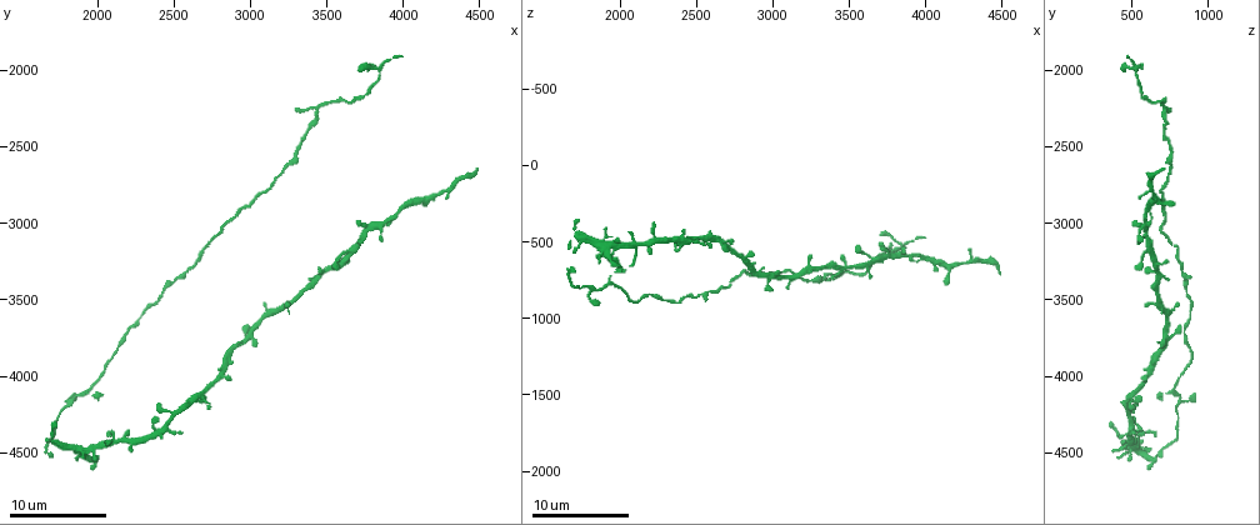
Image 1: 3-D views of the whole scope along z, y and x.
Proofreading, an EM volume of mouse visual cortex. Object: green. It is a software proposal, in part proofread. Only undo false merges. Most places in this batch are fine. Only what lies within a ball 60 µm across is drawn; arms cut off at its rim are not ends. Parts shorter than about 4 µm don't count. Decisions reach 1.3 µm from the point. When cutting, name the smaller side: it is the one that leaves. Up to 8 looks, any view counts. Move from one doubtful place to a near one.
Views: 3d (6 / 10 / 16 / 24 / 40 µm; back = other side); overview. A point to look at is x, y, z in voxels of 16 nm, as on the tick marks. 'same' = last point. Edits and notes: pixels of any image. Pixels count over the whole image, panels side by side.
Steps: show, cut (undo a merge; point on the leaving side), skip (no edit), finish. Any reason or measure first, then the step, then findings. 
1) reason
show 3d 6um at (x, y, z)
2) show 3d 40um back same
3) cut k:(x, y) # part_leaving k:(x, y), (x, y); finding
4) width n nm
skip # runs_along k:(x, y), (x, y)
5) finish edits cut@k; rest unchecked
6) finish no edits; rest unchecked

two arms at a narrow angle
show 3d 6um at (2580, 3320, 820)

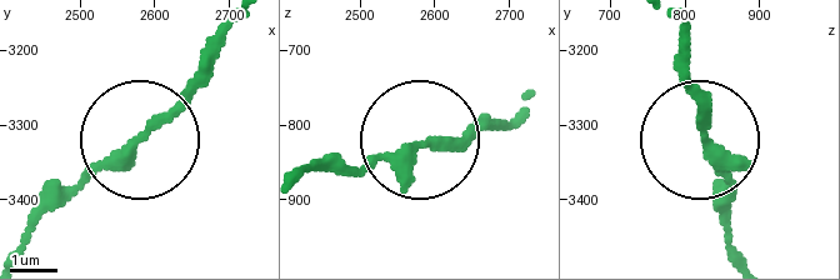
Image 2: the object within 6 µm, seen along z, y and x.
show 3d 6um back at (2585, 3305, 825)

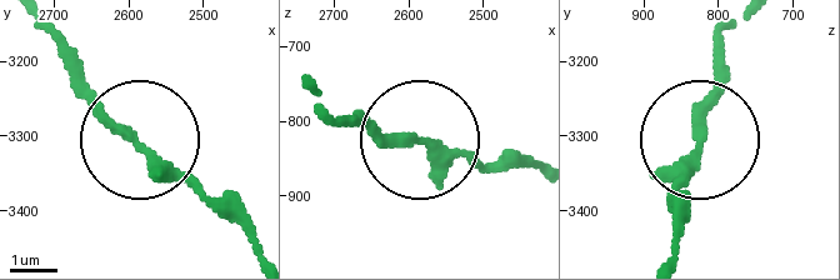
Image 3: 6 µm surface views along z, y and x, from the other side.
skip # runs_along 3:(674, 249), (678, 174), (701, 130), (714, 63); one neuron here

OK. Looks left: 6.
a narrow waist
show 3d 16um at (2280, 3580, 880)

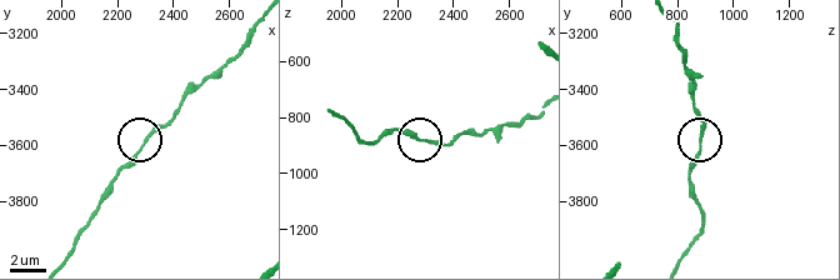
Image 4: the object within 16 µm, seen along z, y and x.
skip # runs_along 4:(66, 256), (113, 175), (174, 114); all the same neuron

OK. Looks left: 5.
two arms in line, one across
show 3d 16um at (1840, 4120, 800)

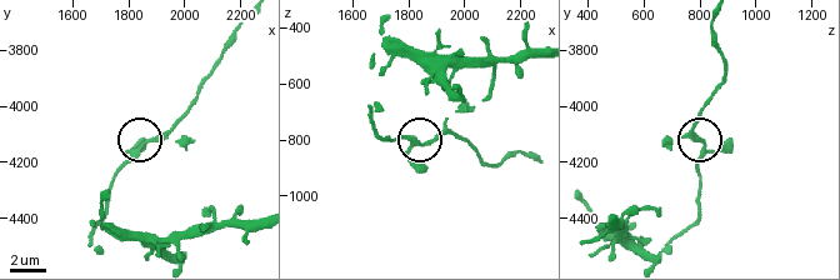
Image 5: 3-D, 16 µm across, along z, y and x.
skip # runs_along 5:(373, 125), (391, 141), (400, 136), (431, 141), (456, 133); one neuron here

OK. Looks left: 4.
side arm on a straight run
show 3d 10um at (3420, 2260, 720)

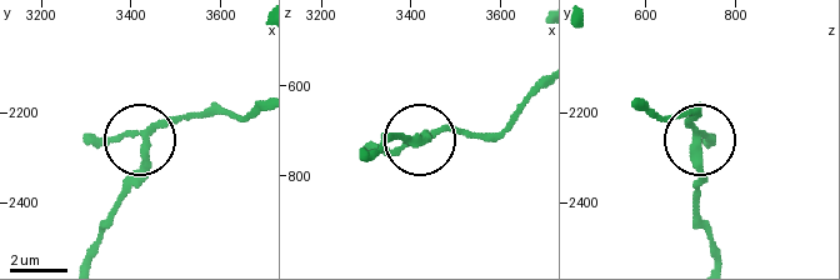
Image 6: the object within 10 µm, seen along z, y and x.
show 3d 10um back at (3435, 2250, 710)

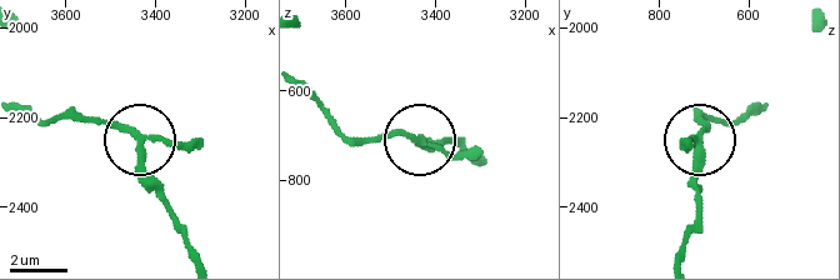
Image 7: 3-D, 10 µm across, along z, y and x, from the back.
skip # runs_along 7:(678, 255), (700, 213), (700, 114); one neuron here

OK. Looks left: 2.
finish no edits; rest unchecked

